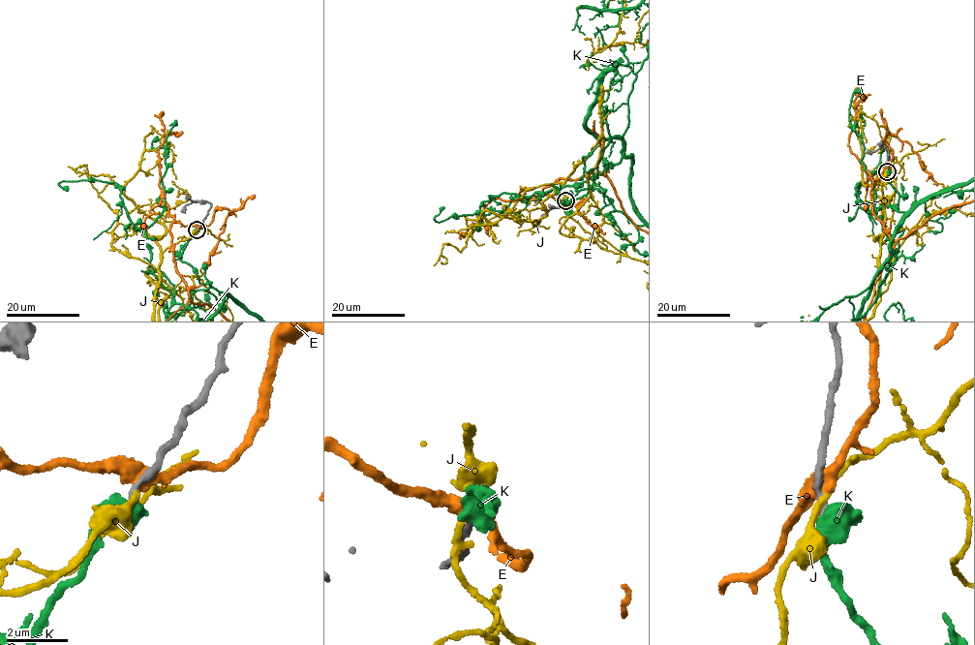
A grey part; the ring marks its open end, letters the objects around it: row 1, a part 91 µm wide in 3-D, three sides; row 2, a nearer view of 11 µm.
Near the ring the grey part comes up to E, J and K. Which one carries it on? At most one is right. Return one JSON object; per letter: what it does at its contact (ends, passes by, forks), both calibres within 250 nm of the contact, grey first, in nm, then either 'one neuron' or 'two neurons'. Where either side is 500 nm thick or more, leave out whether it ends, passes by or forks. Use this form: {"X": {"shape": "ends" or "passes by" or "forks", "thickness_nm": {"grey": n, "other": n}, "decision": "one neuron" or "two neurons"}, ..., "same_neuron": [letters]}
{"E": {"shape": "passes by", "thickness_nm": {"grey": 320, "other": 440}, "decision": "two neurons"}, "J": {"shape": "passes by", "thickness_nm": {"grey": 260, "other": 190}, "decision": "two neurons"}, "K": {"thickness_nm": {"grey": 200, "other": 550}, "decision": "one neuron"}, "same_neuron": ["K"]}

